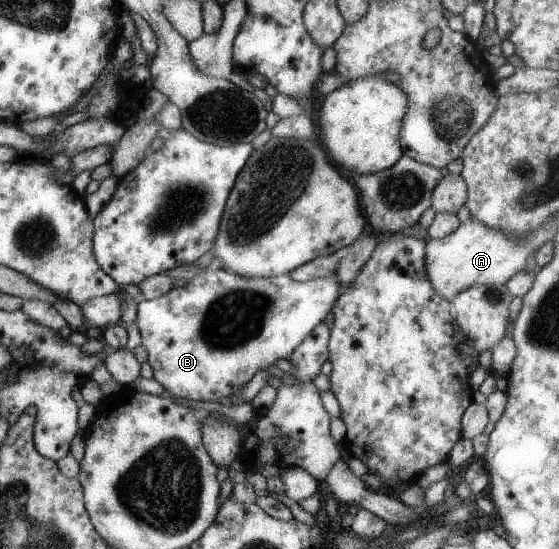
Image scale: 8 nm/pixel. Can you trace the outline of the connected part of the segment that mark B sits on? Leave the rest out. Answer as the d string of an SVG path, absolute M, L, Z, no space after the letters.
M209 266L197 273L193 278L186 282L186 286L173 287L165 294L141 301L136 304L136 319L135 324L141 335L141 344L146 348L148 354L148 364L152 368L152 378L156 379L169 394L177 396L177 398L187 398L193 402L218 402L219 398L225 396L237 395L240 390L249 382L249 379L255 372L261 369L273 369L274 363L277 360L287 359L293 352L293 349L315 328L325 315L332 310L339 294L340 288L336 279L336 272L328 277L319 277L309 279L301 283L290 278L288 273L277 275L274 277L244 277L231 271L227 272L221 268Z

